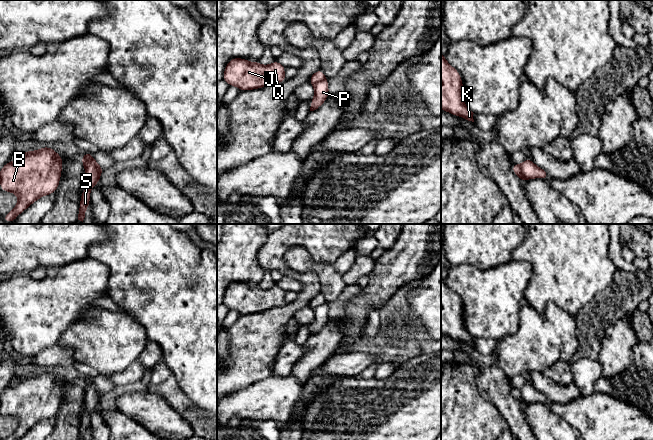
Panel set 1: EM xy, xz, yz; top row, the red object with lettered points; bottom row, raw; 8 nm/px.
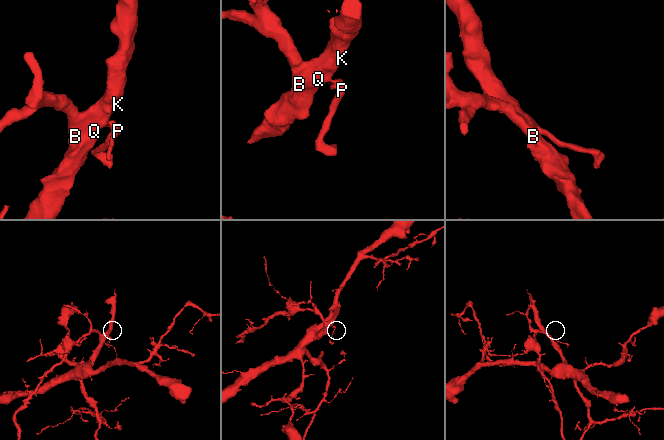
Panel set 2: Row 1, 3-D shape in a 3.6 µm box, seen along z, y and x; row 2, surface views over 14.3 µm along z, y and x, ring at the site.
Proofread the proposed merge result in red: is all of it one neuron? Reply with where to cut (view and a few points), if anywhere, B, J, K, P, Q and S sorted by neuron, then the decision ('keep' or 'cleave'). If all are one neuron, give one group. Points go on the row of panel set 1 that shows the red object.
cut in xz along (325, 78), (313, 85); B J K Q S / P; cleave

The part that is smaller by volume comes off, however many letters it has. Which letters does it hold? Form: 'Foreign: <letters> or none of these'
Foreign: P

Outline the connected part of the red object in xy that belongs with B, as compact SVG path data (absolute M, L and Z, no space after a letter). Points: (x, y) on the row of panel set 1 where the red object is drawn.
M51 147L23 152L16 161L7 162L0 170L0 188L15 193L18 203L3 220L14 222L19 214L40 197L55 193L60 183L62 160Z

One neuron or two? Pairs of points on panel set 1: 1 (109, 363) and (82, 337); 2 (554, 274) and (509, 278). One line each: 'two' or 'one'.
1: one
2: two

